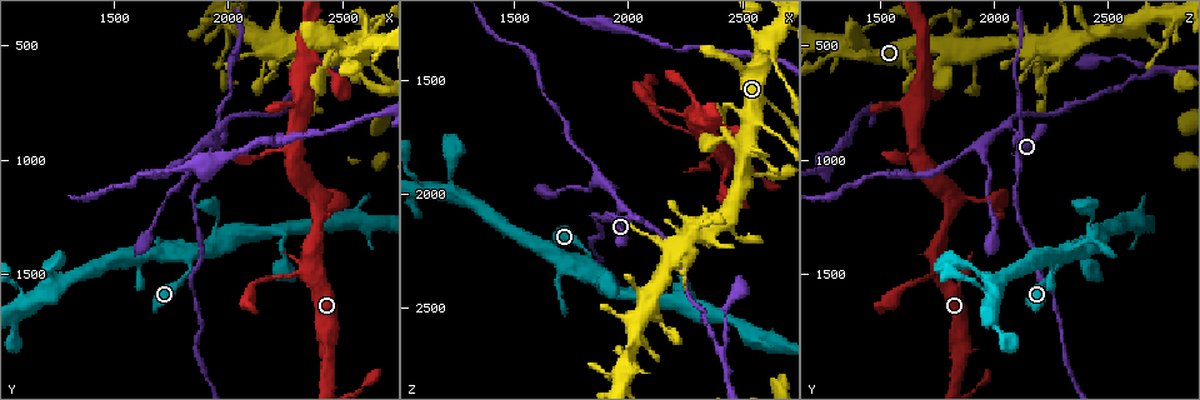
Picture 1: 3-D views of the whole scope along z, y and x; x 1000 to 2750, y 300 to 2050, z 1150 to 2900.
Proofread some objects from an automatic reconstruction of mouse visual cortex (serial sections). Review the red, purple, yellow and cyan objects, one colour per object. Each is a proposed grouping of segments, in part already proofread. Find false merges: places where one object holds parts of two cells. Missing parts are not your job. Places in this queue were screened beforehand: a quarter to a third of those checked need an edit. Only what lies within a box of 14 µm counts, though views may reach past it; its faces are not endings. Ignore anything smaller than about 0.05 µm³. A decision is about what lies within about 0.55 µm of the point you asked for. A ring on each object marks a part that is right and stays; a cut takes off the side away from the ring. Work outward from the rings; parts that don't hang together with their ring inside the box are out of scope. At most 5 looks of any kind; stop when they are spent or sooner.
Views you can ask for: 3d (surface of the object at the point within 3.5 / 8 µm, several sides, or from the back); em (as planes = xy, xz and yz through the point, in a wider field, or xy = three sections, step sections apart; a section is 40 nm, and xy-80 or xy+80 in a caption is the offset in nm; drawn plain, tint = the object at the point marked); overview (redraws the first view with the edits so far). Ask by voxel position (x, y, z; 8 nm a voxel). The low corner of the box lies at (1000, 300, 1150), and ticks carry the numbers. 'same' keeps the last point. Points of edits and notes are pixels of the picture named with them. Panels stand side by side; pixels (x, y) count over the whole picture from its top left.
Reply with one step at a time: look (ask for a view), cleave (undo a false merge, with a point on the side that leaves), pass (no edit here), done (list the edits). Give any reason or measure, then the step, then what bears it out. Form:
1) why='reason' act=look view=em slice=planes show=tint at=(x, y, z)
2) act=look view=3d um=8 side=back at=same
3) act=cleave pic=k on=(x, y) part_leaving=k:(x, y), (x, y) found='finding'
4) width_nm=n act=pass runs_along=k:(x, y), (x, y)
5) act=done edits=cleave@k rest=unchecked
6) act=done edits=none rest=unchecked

why='two arms in line, one across' act=look view=3d um=3.5 at=(2510, 550, 1900)

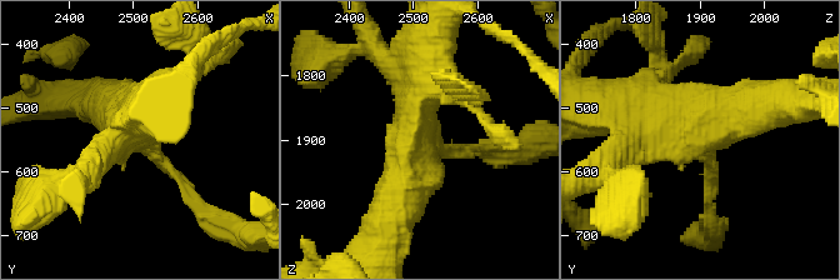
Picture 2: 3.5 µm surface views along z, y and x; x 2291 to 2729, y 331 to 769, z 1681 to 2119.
arms=3 arm_widths_nm=150,600,600 act=look view=em slice=xy step=1 show=plain at=(2520, 555, 1905)

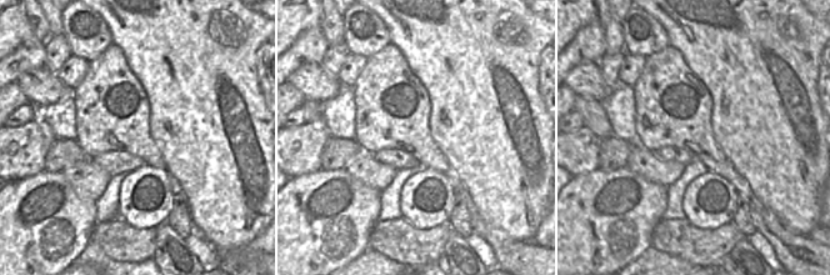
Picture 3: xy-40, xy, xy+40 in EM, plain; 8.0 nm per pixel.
why='with the object marked' act=look view=em slice=xy step=1 show=tint at=same

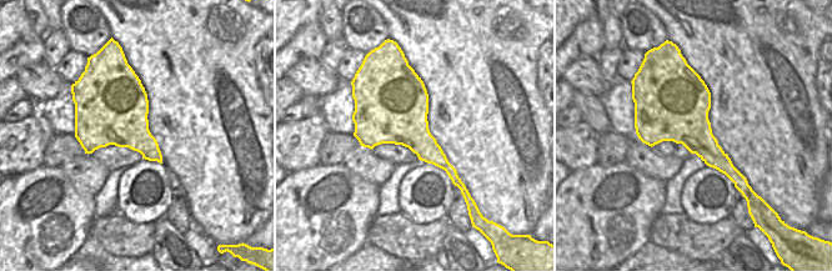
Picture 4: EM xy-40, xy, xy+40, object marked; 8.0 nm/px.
act=pass runs_along=2:(426, 68), (404, 193), (388, 218) found='continuous, no second cell'

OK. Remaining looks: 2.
why='abrupt turn' act=look view=3d um=3.5 at=(2160, 540, 2280)

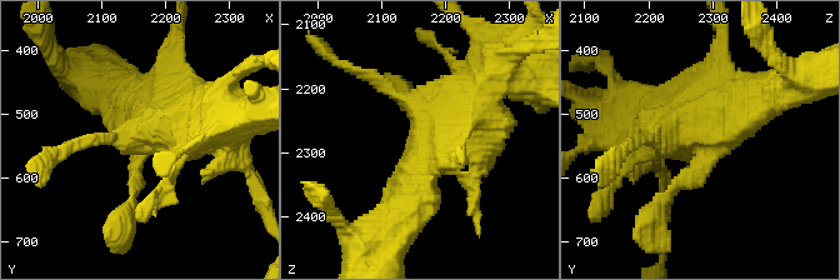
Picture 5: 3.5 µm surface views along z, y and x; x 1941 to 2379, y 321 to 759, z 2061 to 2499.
act=pass runs_along=5:(481, 86), (439, 121), (401, 211) found='all the same cell'

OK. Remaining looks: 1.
act=done edits=none rest=unchecked

